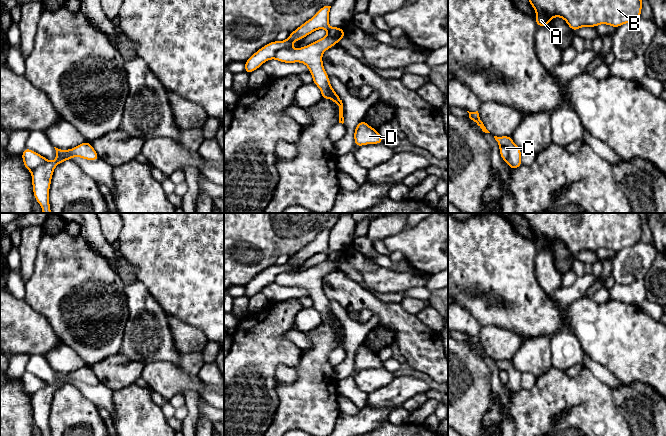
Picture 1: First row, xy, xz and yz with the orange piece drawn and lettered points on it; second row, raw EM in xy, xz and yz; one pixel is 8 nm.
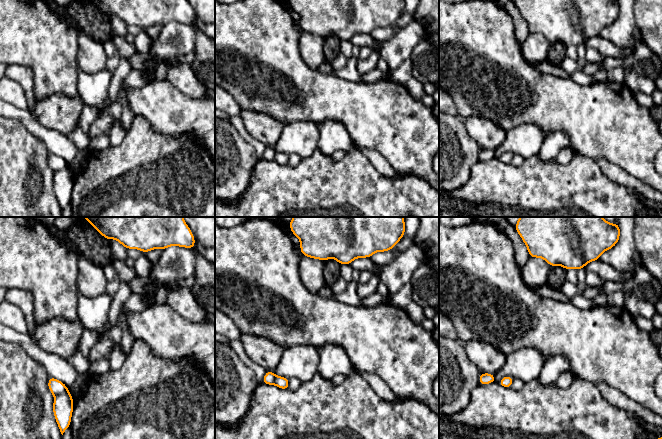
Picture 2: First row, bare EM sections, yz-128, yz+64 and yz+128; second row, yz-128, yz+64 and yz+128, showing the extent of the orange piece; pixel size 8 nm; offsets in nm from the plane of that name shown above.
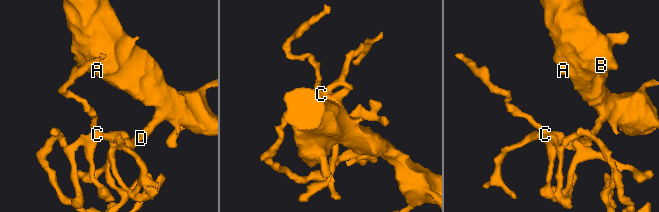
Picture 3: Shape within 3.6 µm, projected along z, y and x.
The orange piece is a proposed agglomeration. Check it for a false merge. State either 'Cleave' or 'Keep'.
Keep

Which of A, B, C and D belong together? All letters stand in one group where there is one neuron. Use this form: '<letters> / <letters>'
A B C D

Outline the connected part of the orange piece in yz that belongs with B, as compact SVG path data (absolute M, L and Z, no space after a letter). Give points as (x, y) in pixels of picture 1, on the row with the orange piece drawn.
M528 0L537 16L538 27L549 26L554 17L563 18L573 32L581 27L596 27L600 24L618 28L641 17L642 0Z

